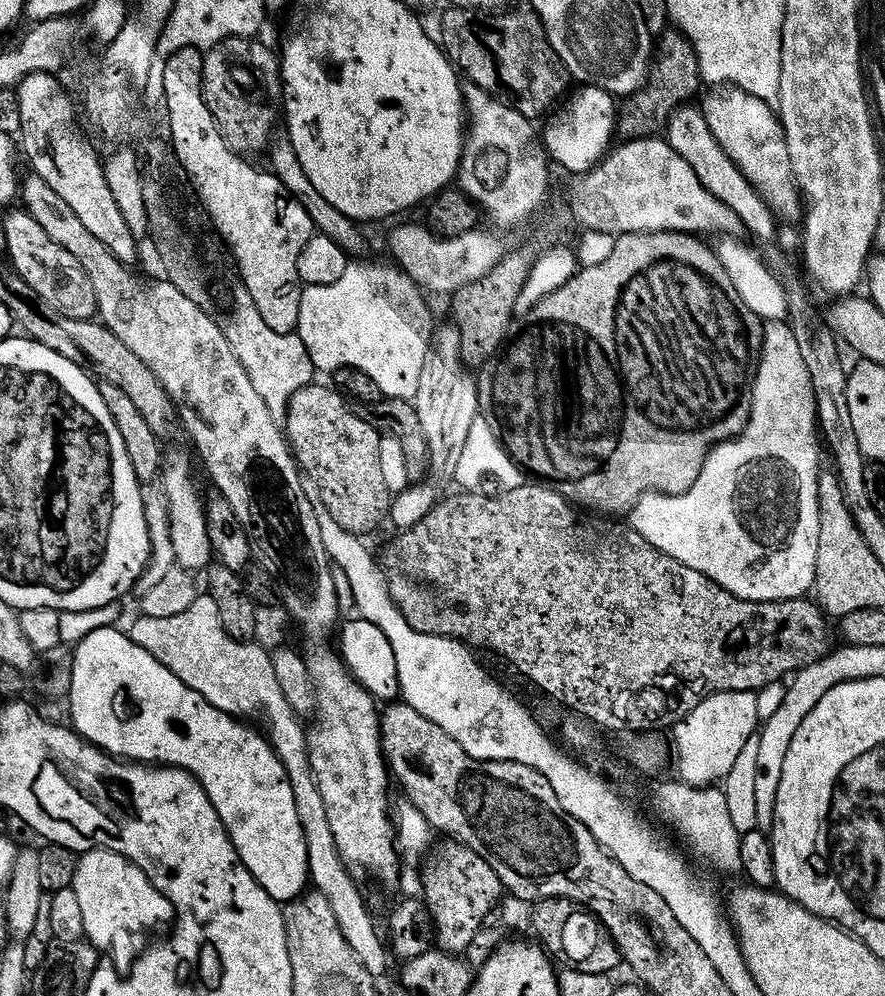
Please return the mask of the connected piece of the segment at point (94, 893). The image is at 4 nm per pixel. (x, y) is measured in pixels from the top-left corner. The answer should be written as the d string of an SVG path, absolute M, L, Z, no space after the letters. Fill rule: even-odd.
M90 848L79 853L71 887L82 909L84 936L106 954L121 974L127 973L142 951L142 944L132 940L132 936L140 936L159 924L167 925L174 916L172 903L152 887L143 867L109 848Z

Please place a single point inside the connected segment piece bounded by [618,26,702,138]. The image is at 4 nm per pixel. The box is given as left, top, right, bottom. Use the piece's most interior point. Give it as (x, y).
(674, 75)

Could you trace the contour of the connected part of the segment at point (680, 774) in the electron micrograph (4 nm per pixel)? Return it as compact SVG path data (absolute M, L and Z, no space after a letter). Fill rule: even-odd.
M775 680L757 692L712 692L703 697L698 706L691 708L670 729L670 752L674 760L676 756L675 775L680 783L712 786L722 781L741 753L746 738L758 732L758 721L777 713L786 688L783 681Z

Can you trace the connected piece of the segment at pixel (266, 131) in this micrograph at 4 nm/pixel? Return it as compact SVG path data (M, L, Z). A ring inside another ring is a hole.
M231 36L218 42L213 48L203 53L202 66L202 98L206 98L206 106L226 146L232 152L249 154L263 153L269 147L274 131L272 127L278 124L278 109L282 104L282 85L280 82L280 62L275 51L271 52L260 38L247 36Z

